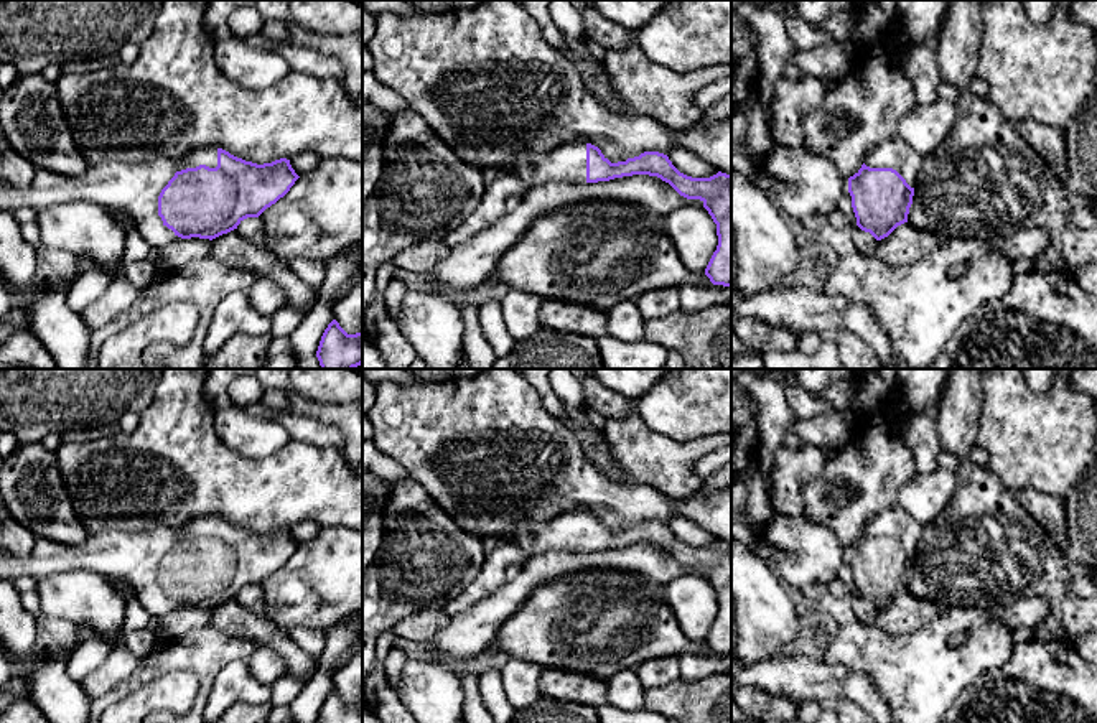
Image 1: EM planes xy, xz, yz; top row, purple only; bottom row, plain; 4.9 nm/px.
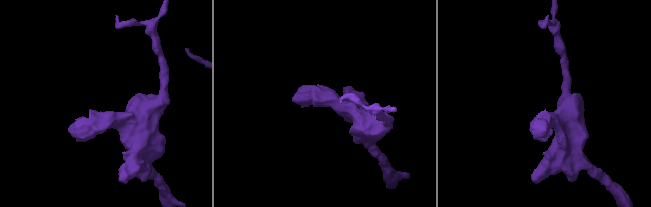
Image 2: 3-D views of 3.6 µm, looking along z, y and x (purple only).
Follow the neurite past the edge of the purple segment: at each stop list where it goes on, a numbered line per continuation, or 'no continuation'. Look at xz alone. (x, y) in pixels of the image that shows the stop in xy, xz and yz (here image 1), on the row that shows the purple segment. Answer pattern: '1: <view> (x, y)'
1: xz (567, 163)

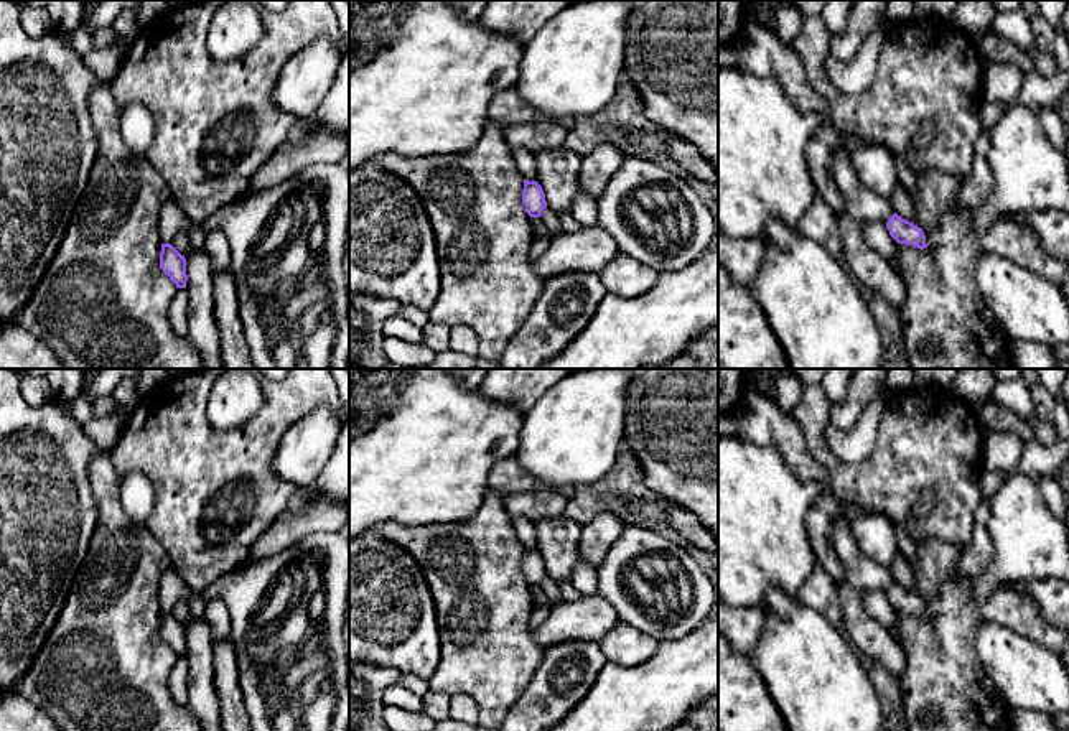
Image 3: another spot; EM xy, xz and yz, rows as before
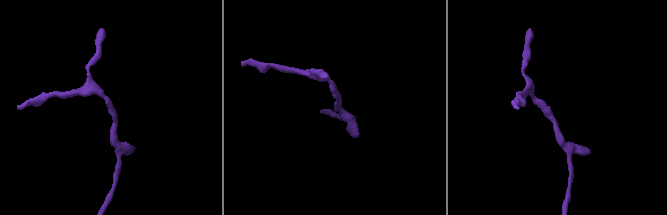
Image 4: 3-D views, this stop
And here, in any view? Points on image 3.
no continuation

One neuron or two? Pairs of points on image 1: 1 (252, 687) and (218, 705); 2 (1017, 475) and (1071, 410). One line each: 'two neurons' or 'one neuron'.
1: one neuron
2: one neuron

